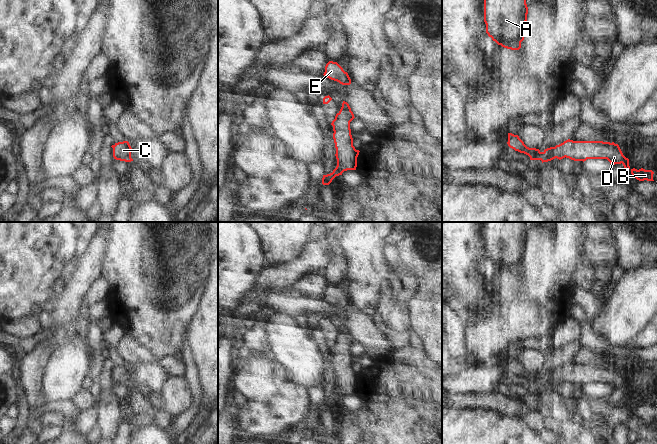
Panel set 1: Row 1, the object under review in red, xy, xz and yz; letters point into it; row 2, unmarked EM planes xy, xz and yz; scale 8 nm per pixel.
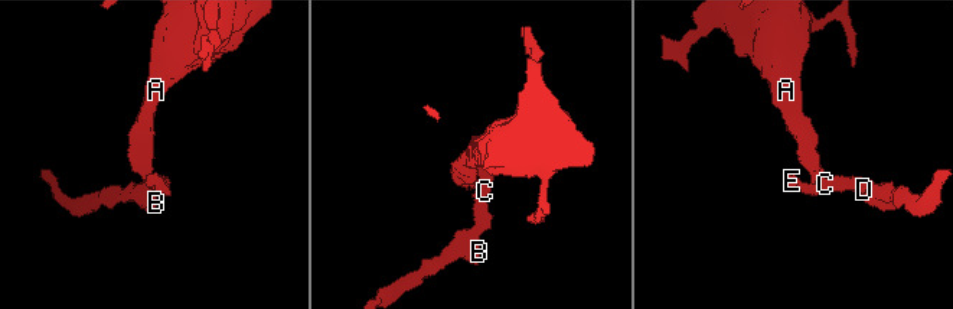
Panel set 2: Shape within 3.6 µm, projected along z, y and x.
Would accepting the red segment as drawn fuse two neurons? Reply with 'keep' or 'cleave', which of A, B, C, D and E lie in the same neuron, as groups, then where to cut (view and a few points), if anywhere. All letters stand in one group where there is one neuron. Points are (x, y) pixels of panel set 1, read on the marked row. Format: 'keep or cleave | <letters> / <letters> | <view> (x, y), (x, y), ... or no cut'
cleave | A / B C D E | xz (339, 113), (332, 125)

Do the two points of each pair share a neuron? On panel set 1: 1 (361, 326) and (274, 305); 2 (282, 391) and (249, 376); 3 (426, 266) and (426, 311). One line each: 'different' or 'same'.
1: same
2: same
3: same

